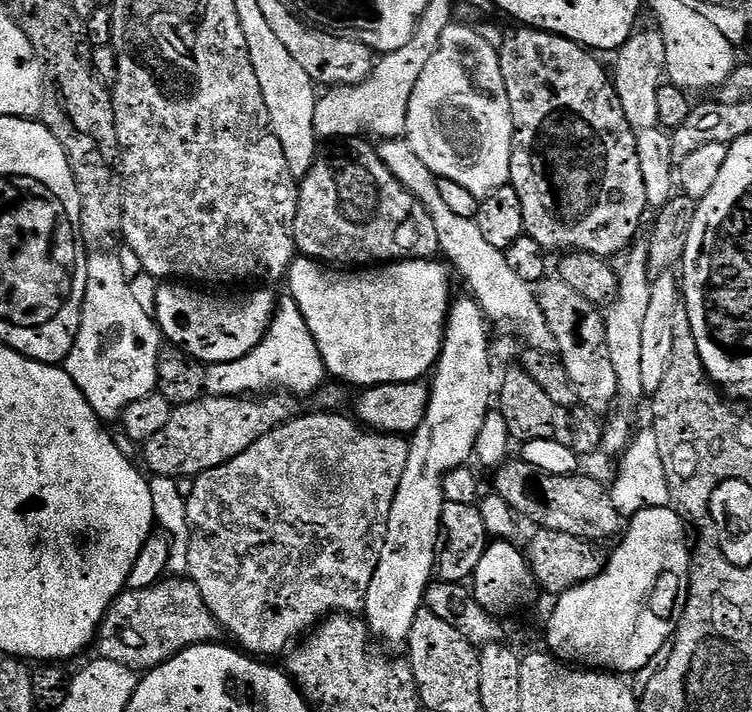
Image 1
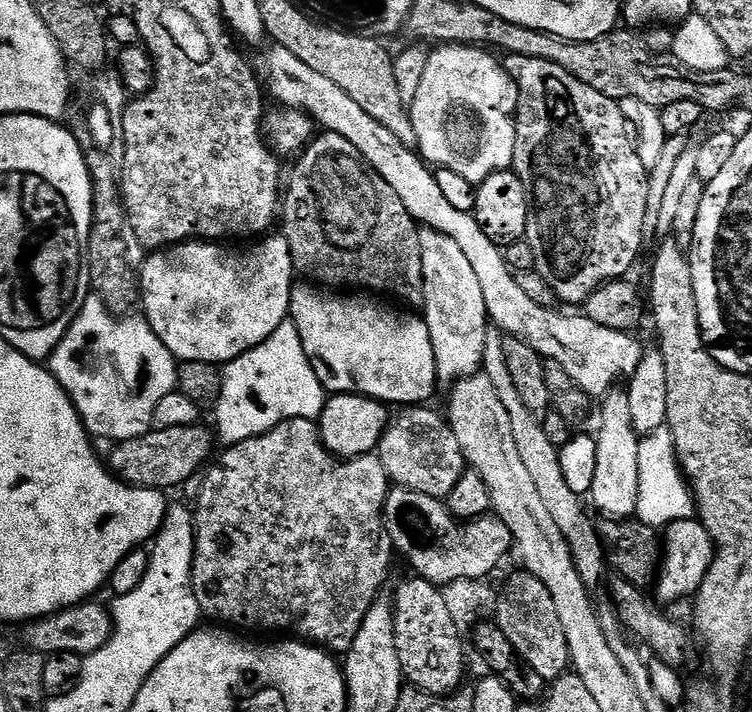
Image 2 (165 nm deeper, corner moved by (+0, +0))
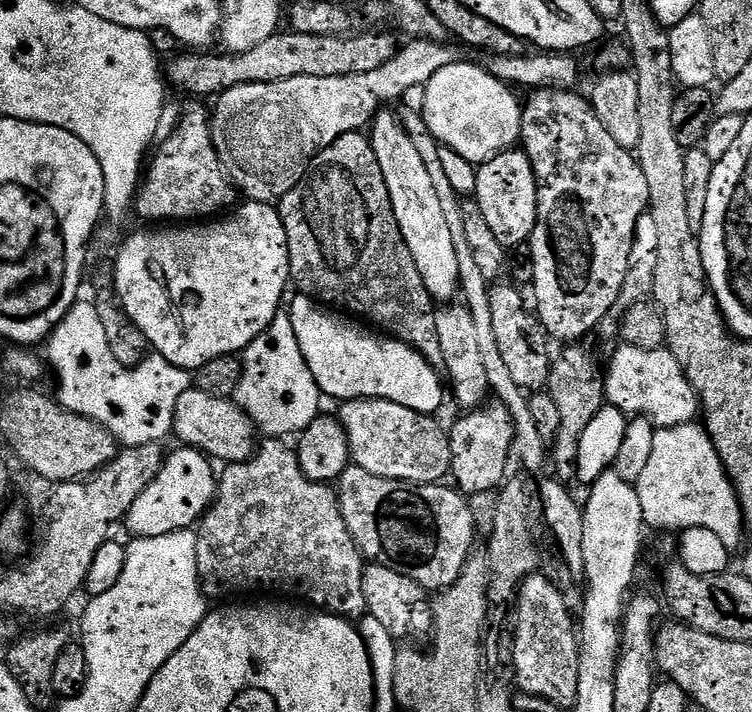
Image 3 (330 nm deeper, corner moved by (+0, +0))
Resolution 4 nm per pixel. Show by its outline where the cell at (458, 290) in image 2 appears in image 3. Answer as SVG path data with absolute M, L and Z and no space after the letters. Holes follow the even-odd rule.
M378 111L370 124L370 139L374 158L378 158L378 166L382 166L382 178L386 178L386 190L390 190L394 218L402 230L406 246L410 246L410 254L414 254L414 266L418 266L418 274L422 274L422 282L433 301L451 301L448 299L457 295L460 286L458 257L454 254L454 242L450 238L446 217L442 215L442 202L438 202L430 174L414 142L410 142L400 124L397 113Z

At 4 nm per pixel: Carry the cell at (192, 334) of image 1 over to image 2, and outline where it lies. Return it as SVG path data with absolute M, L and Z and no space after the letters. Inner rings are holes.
M268 234L263 237L253 248L248 248L245 252L232 253L230 249L224 248L223 243L209 242L207 240L185 240L182 244L173 244L163 250L156 250L151 253L152 256L144 265L138 268L138 296L142 301L142 315L148 324L154 330L154 334L158 334L158 338L162 338L165 346L172 351L172 355L177 361L183 362L193 360L194 362L206 362L207 364L215 364L223 366L230 360L237 360L249 348L258 346L266 338L270 338L270 334L274 334L274 330L278 326L282 326L290 316L288 307L292 301L292 286L294 283L294 269L292 266L292 255L290 254L290 246L288 239L283 234Z

